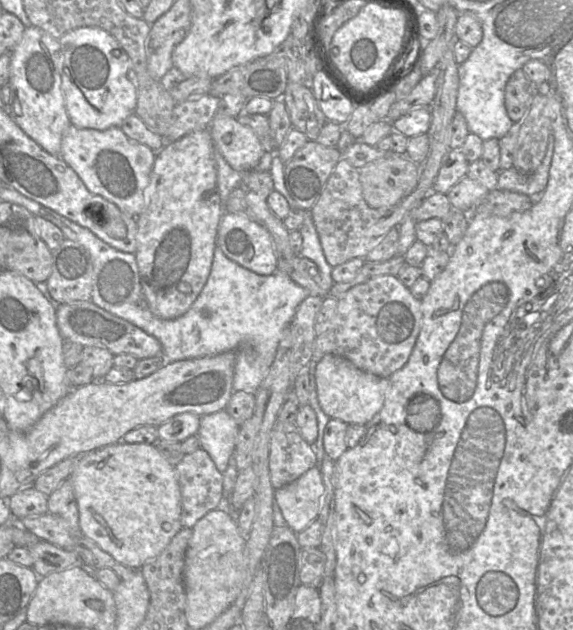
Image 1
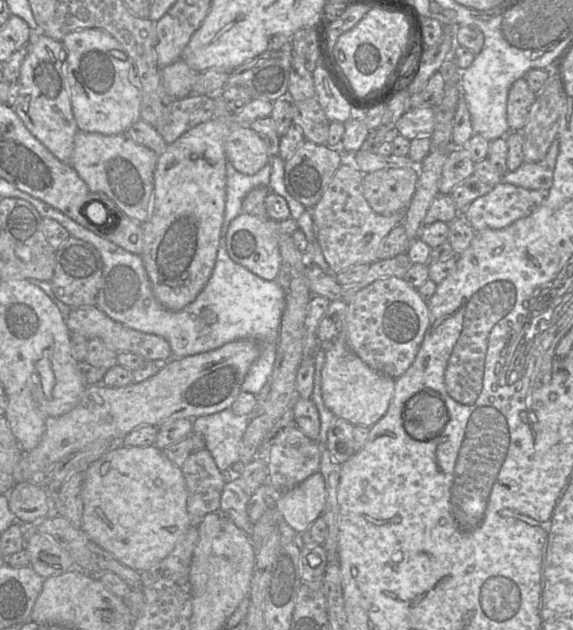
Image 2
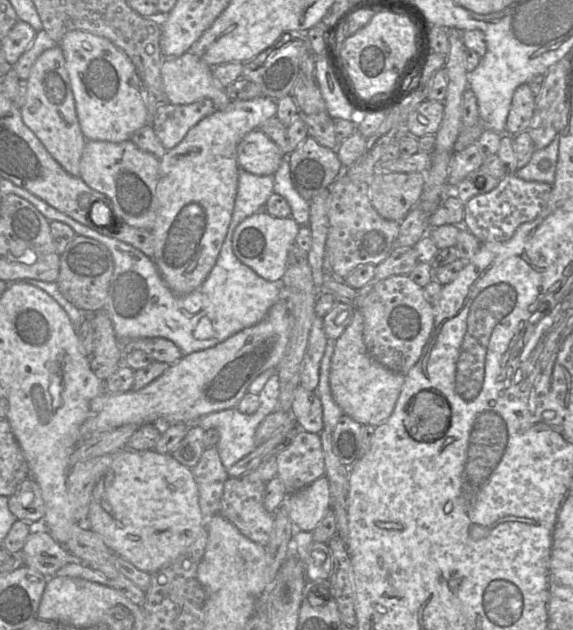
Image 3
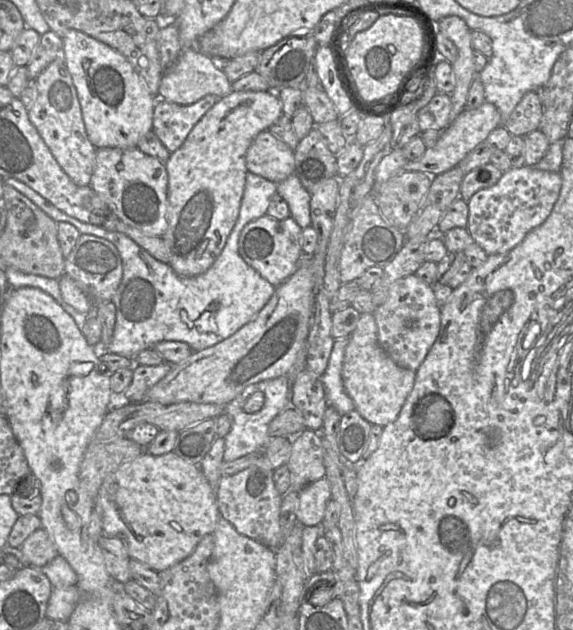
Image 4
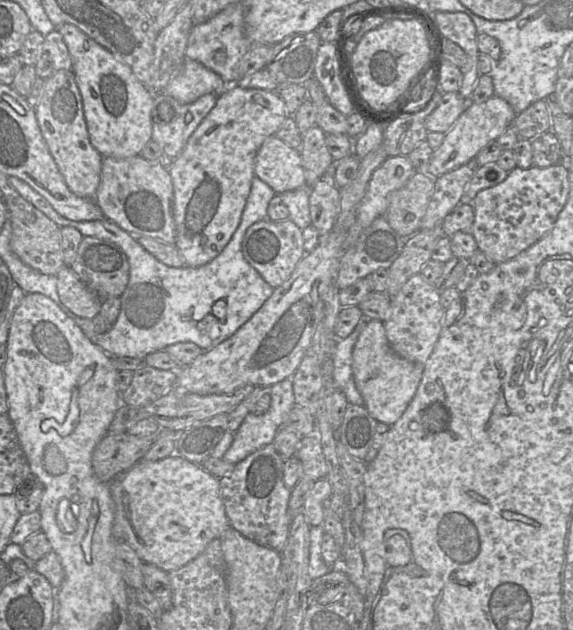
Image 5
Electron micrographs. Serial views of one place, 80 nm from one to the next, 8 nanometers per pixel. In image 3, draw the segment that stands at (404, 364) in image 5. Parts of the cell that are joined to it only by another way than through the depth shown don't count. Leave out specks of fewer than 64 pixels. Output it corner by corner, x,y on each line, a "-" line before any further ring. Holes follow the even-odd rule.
359,310
343,334
335,341
330,363
329,384
334,401
345,415
361,425
378,427
392,414
405,376
375,361
367,351
363,339
364,319

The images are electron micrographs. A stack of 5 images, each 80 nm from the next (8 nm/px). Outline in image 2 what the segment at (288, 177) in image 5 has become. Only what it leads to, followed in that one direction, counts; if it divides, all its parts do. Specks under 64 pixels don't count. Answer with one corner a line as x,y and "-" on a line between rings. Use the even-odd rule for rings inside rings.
249,125
232,130
225,141
227,160
246,175
258,173
271,162
265,141

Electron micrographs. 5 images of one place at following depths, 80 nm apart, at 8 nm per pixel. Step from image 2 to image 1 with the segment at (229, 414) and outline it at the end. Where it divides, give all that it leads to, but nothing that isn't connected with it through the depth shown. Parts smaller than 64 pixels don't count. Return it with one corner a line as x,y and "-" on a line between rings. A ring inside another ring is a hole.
223,409
213,414
200,416
196,436
217,470
223,473
232,455
235,455
236,440
240,425

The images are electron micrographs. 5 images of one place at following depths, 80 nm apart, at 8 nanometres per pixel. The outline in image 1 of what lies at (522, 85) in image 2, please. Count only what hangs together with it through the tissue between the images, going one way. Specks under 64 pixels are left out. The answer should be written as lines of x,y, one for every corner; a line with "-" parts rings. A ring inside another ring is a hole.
522,68
510,76
505,86
504,101
507,114
514,124
523,120
536,94
537,86
527,78

